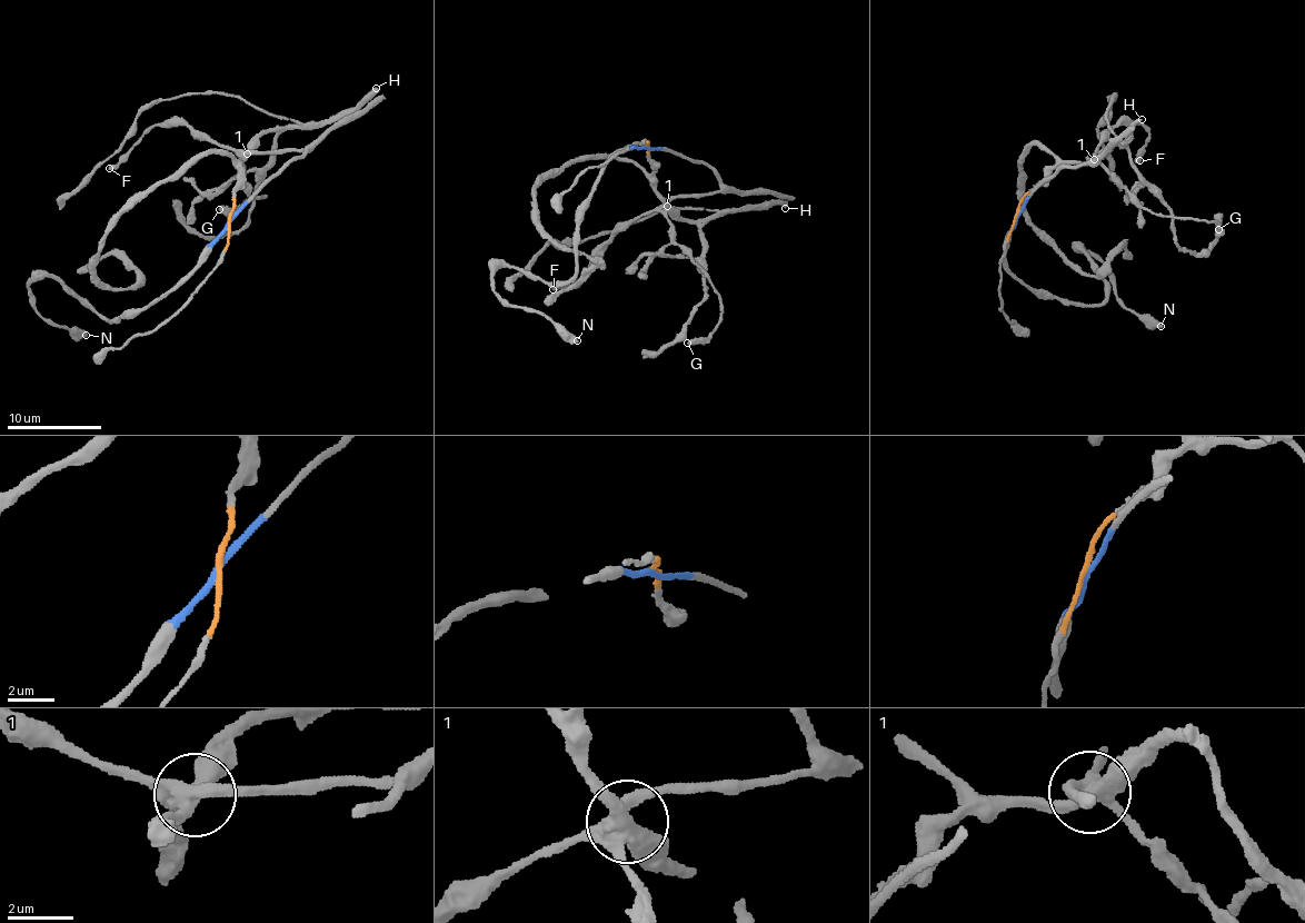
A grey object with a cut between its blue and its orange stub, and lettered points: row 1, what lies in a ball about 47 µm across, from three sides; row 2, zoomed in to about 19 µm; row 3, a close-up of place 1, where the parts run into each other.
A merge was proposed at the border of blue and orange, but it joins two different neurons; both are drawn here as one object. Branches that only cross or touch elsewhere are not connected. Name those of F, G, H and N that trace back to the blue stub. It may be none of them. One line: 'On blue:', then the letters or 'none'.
On blue: F, G, N

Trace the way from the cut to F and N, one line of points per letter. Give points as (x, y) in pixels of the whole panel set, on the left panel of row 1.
F: (228, 224), (305, 151), (248, 152), (219, 146), (185, 125), (162, 121), (142, 136), (116, 166), (108, 168)
N: (228, 224), (183, 279), (118, 318), (106, 319), (47, 275), (31, 280), (35, 310), (43, 318), (86, 336)

